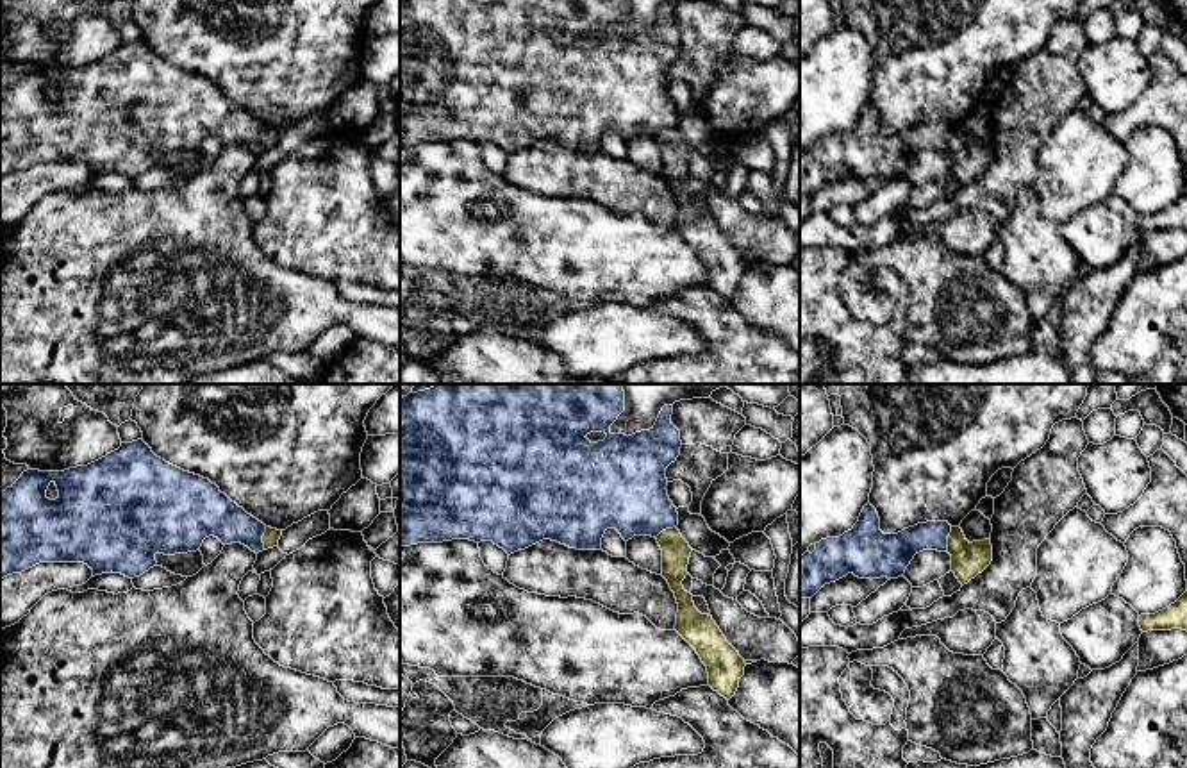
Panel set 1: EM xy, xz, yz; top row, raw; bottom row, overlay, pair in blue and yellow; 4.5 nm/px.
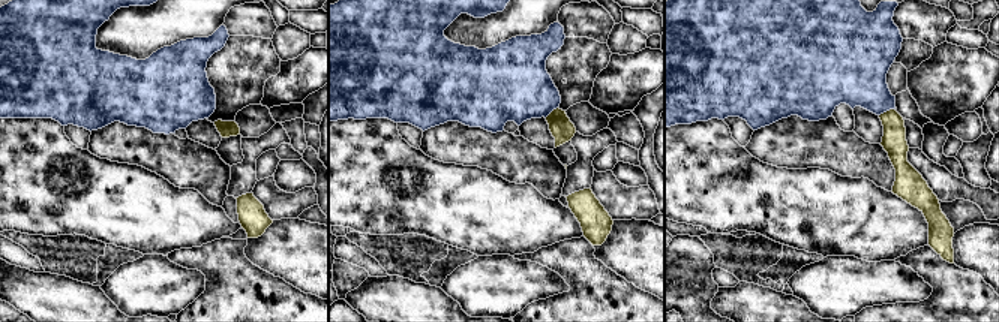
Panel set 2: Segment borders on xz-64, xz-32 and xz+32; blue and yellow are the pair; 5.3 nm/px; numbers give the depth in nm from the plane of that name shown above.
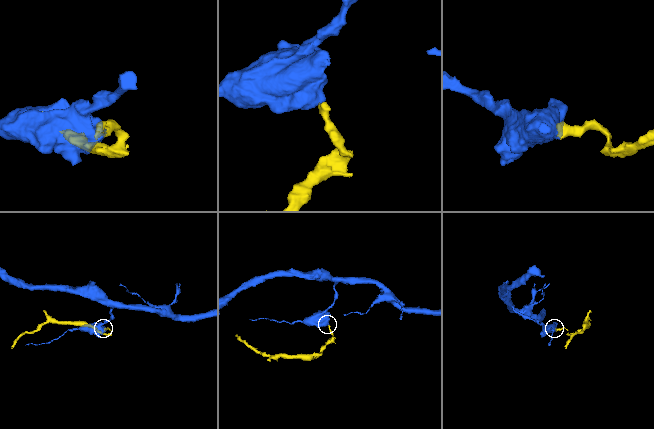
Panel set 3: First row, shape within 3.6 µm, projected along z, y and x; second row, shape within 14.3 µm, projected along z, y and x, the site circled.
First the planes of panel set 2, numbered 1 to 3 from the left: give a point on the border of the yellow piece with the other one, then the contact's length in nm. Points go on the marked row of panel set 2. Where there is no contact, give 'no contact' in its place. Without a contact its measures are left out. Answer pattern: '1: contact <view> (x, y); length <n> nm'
1: no contact
2: contact xz-32 (551, 111); length 90 nm
3: contact xz+32 (887, 110); length 100 nm

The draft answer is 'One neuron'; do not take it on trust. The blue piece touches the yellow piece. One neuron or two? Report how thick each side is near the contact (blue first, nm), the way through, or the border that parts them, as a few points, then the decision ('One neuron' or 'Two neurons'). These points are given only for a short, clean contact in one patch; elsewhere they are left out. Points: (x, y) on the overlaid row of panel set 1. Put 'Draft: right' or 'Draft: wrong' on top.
Draft: wrong
Thickness 180 nm (blue) against 160 nm. Boundary: yz (952, 527), (946, 538), (946, 550). Two neurons

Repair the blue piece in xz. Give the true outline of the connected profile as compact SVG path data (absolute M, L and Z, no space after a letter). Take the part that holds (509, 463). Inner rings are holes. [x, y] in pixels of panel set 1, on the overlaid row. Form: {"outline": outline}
{"outline": "M436 384L409 393L400 400L400 548L418 543L469 539L493 541L509 555L543 539L577 550L600 550L607 529L616 529L625 541L634 536L657 538L678 525L678 513L668 497L666 468L680 455L680 430L671 423L673 405L664 405L655 425L632 436L612 434L610 425L625 411L623 384Z"}

